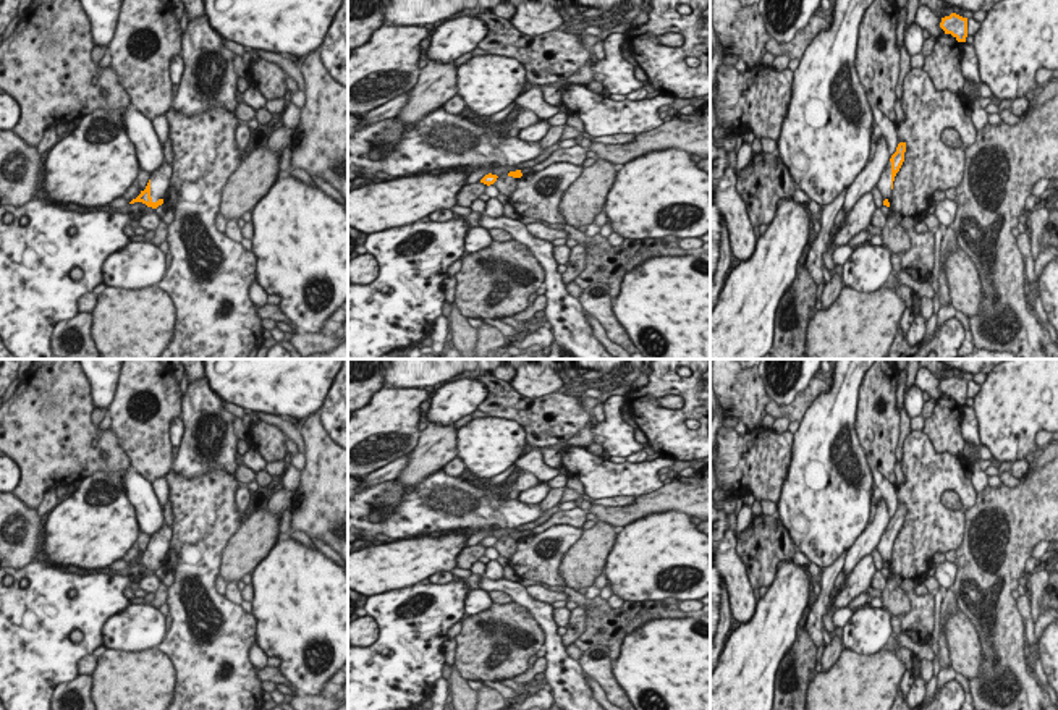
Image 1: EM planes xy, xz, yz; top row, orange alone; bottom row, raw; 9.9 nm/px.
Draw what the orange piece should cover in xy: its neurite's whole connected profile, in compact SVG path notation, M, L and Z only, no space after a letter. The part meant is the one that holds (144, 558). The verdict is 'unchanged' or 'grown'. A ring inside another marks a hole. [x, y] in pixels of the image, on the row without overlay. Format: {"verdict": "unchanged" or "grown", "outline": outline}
{"verdict": "grown", "outline": "M163 524L154 535L141 556L133 561L129 566L142 564L147 569L157 571L163 566L167 552L170 550L171 527Z"}

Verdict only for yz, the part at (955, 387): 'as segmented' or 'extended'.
as segmented

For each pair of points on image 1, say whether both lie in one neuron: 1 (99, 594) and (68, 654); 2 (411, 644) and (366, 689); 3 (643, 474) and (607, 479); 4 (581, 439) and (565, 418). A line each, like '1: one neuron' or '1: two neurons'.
1: one neuron
2: one neuron
3: one neuron
4: two neurons

